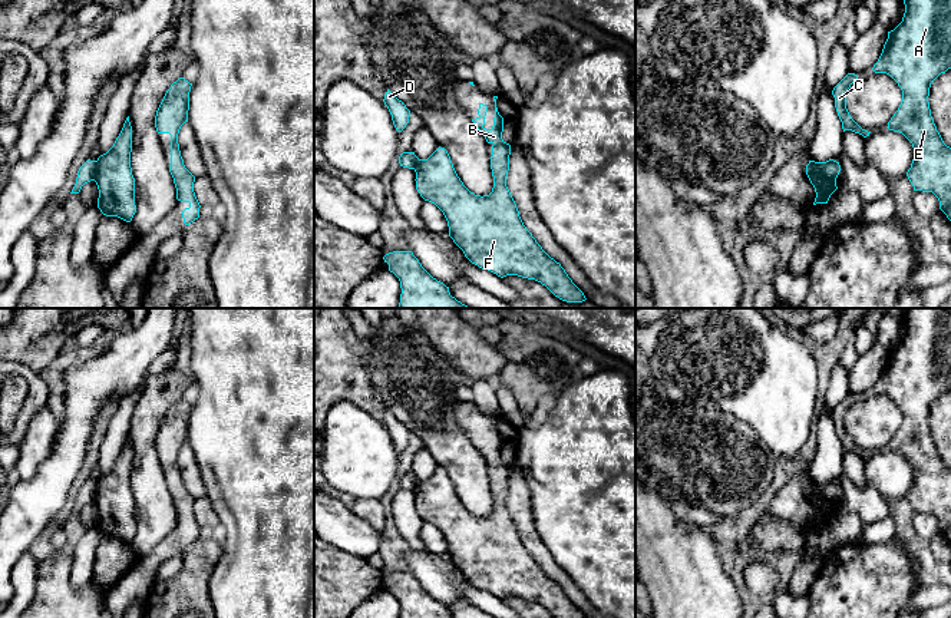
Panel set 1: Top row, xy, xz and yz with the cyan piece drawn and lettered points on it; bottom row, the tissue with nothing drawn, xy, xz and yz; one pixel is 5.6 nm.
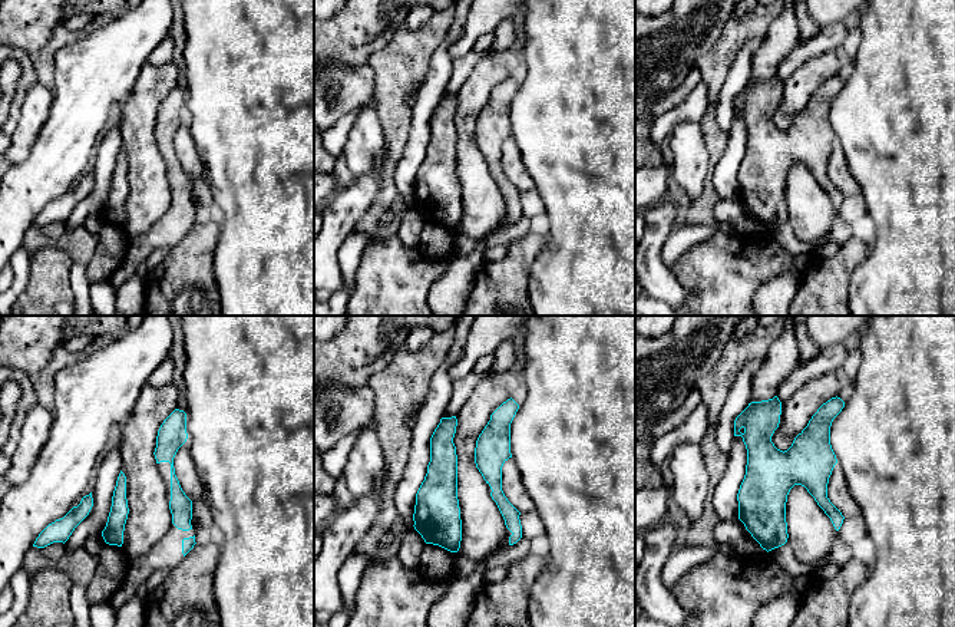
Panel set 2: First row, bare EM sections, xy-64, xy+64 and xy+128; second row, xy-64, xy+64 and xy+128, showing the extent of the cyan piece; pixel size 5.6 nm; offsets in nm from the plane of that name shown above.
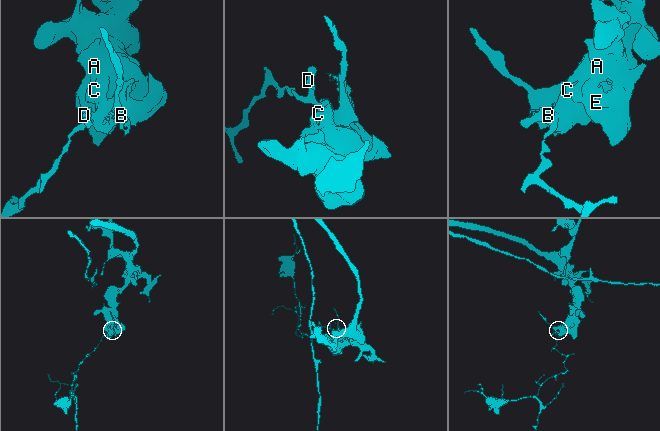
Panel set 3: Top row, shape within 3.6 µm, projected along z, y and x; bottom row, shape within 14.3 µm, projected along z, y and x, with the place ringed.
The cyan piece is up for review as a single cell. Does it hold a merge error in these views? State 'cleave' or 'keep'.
cleave

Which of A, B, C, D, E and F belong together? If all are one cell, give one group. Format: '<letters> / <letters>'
A B C E F / D

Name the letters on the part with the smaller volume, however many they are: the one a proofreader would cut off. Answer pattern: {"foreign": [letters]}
{"foreign": ["D"]}

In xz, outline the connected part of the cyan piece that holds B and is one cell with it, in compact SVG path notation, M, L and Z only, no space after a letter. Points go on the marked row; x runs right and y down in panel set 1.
M495 100L493 126L486 129L488 106L479 103L473 125L492 145L491 169L493 188L489 195L475 195L458 176L445 148L427 159L419 159L416 189L425 201L435 204L445 215L449 237L465 257L498 277L518 275L545 285L567 303L585 301L584 293L565 270L551 258L524 225L516 204L506 186L511 145L502 139L503 118Z

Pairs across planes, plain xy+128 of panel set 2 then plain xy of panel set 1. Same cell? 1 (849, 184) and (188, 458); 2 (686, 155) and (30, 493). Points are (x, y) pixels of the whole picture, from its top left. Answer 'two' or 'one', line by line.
1: one
2: two

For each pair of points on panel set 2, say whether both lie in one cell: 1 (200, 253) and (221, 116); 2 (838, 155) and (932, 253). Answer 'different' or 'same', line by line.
1: different
2: different

